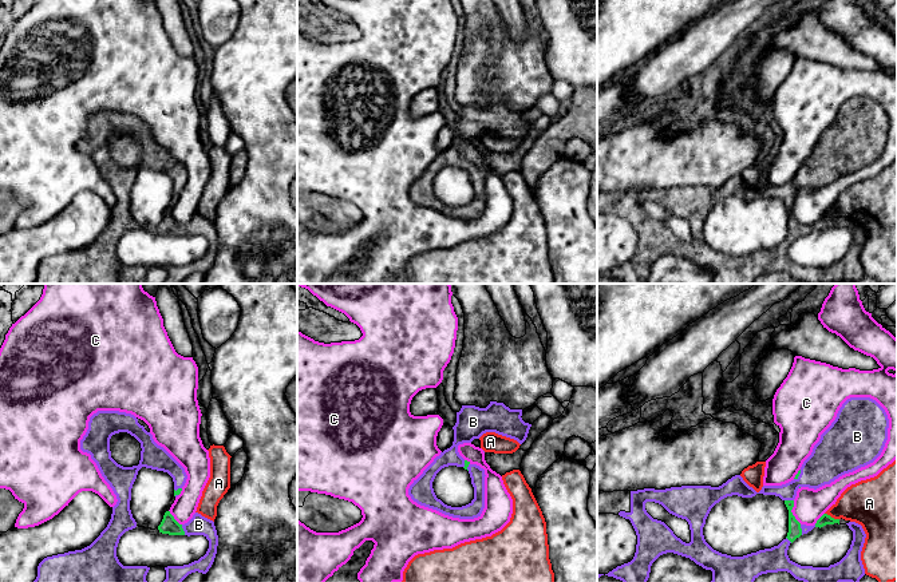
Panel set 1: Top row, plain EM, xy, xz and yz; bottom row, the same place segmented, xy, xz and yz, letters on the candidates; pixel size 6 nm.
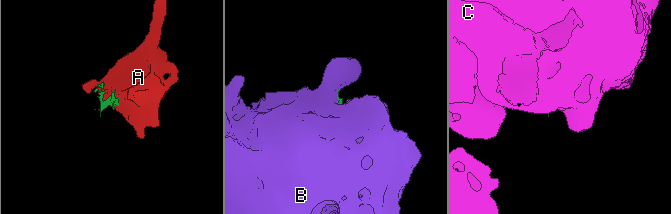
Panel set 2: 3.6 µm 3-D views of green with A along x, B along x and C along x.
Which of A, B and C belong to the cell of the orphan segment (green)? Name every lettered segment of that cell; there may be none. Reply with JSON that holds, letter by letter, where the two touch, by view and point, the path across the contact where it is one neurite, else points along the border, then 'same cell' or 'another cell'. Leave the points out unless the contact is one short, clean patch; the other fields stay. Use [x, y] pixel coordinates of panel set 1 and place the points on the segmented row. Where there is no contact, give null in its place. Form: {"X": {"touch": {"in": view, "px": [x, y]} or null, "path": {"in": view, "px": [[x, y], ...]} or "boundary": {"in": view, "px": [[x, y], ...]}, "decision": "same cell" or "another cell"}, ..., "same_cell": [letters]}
{"A": {"touch": {"in": "yz", "px": [830, 517]}, "boundary": {"in": "yz", "px": [[825, 513], [838, 519]]}, "decision": "another cell"}, "B": {"touch": {"in": "xy", "px": [182, 530]}, "decision": "same cell"}, "C": {"touch": {"in": "yz", "px": [791, 513]}, "decision": "another cell"}, "same_cell": ["B"]}

